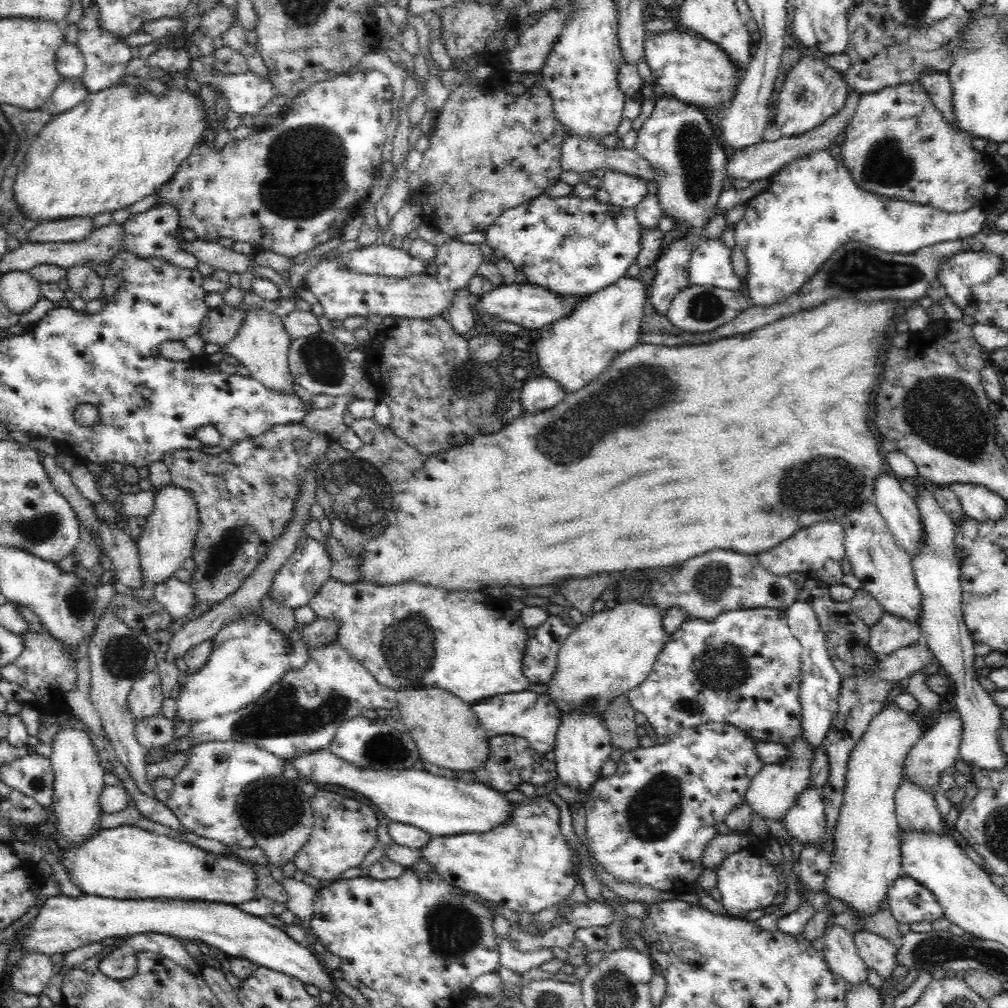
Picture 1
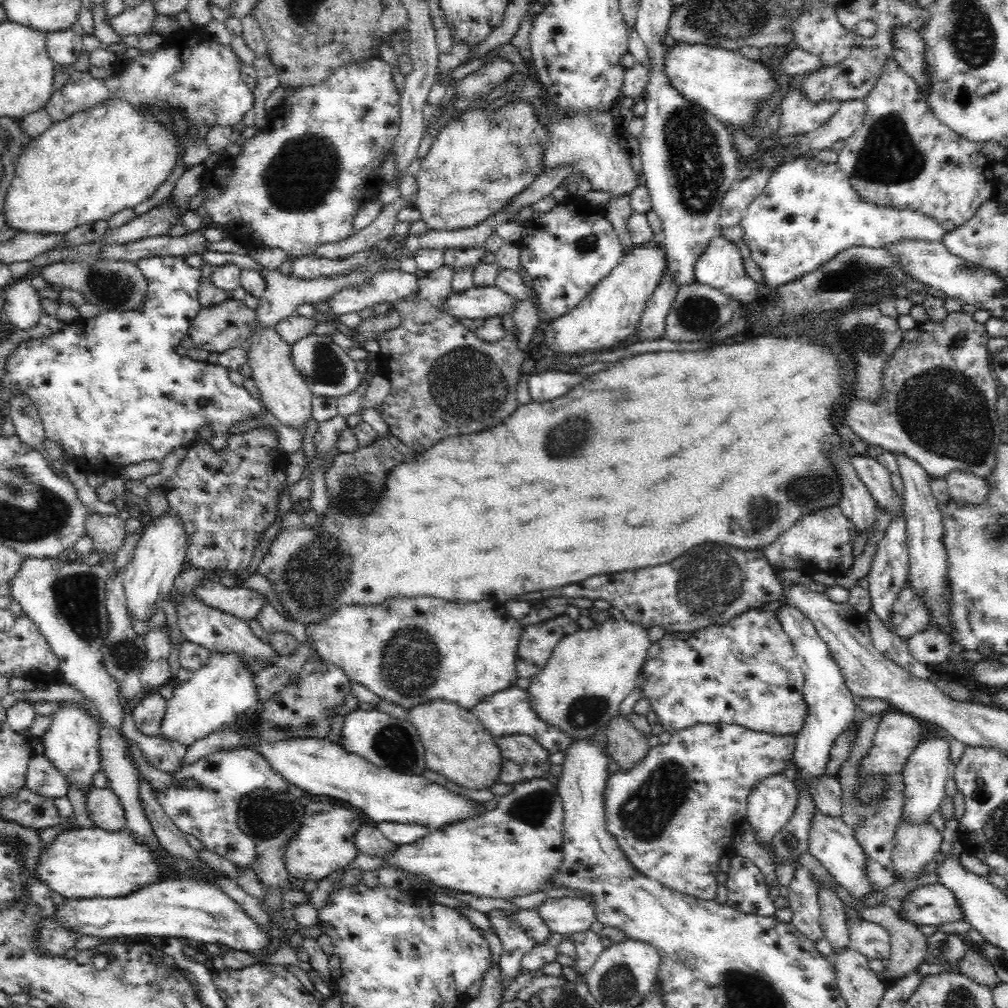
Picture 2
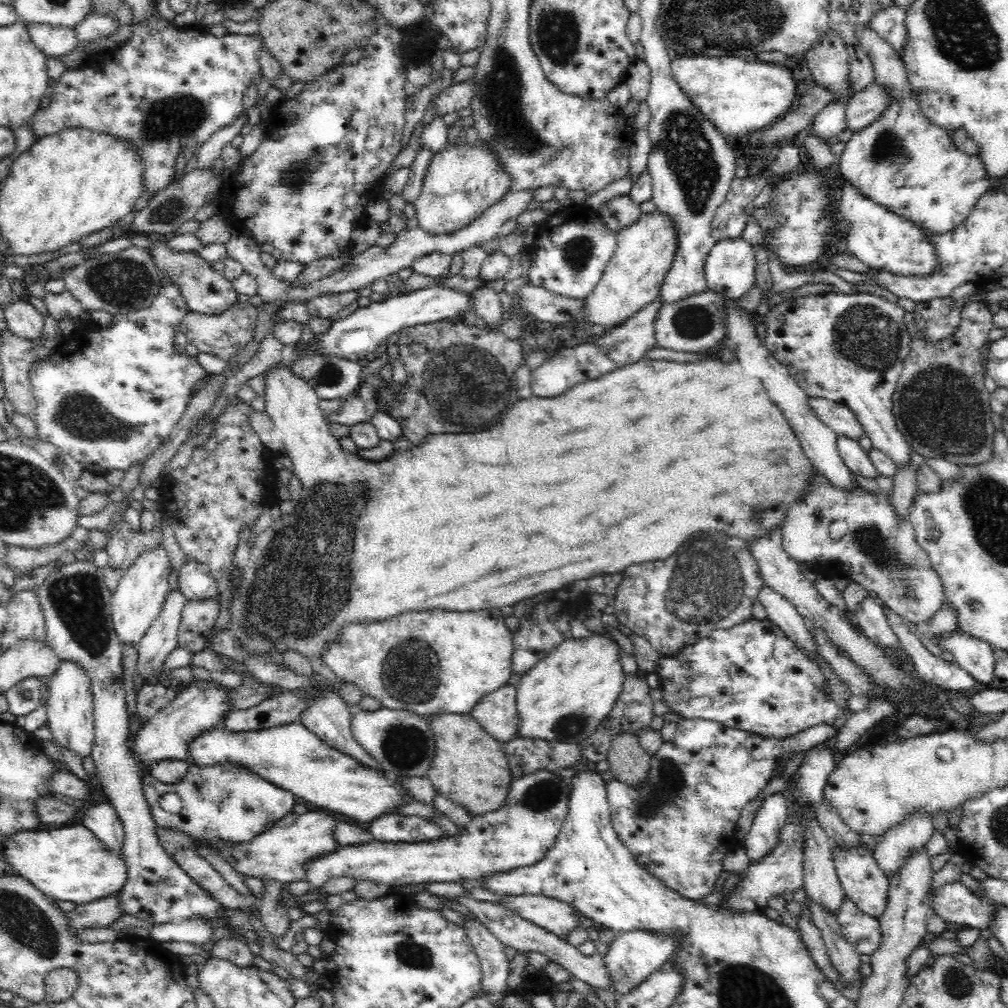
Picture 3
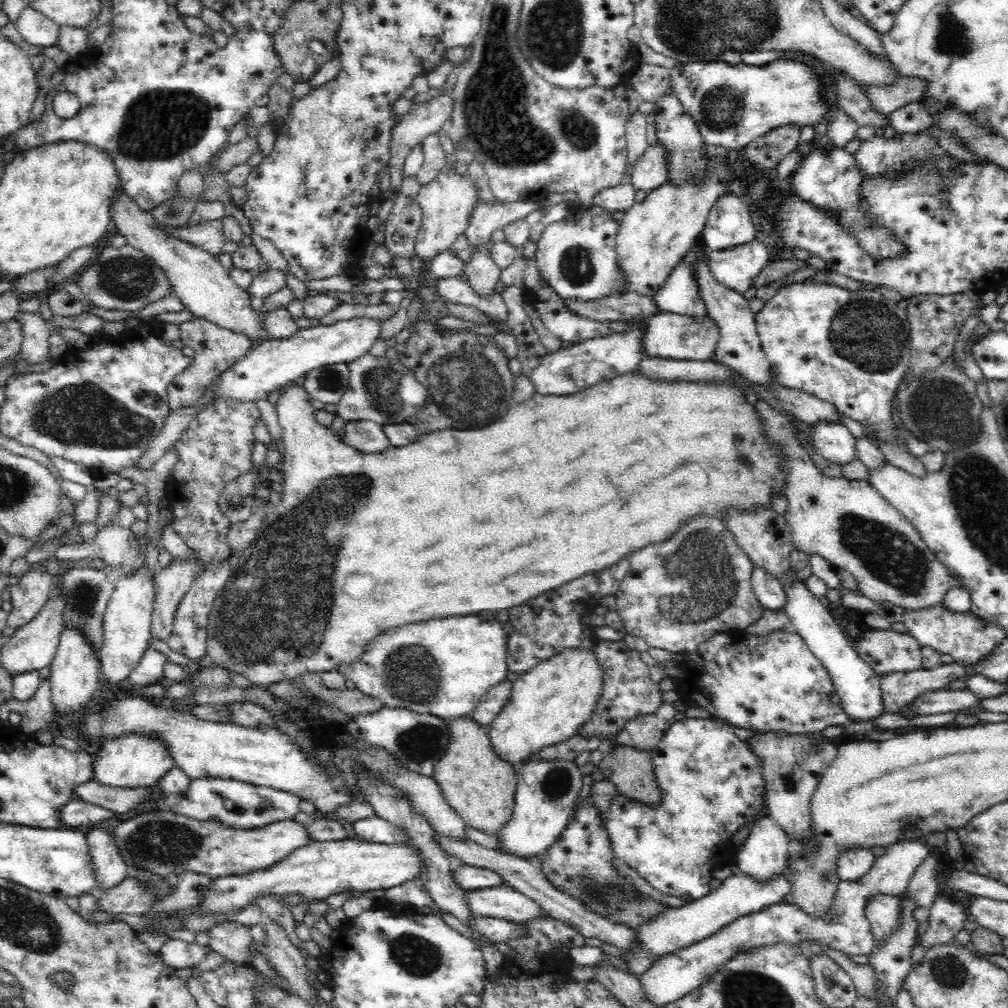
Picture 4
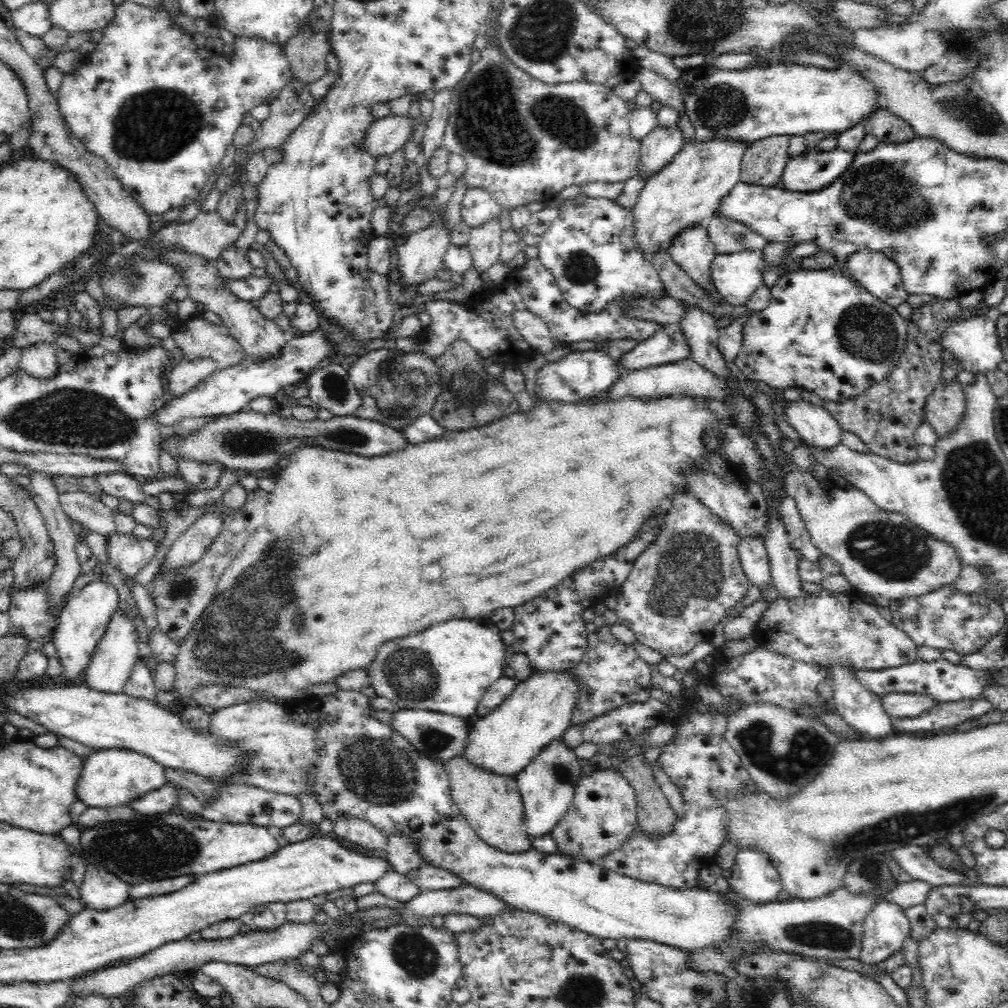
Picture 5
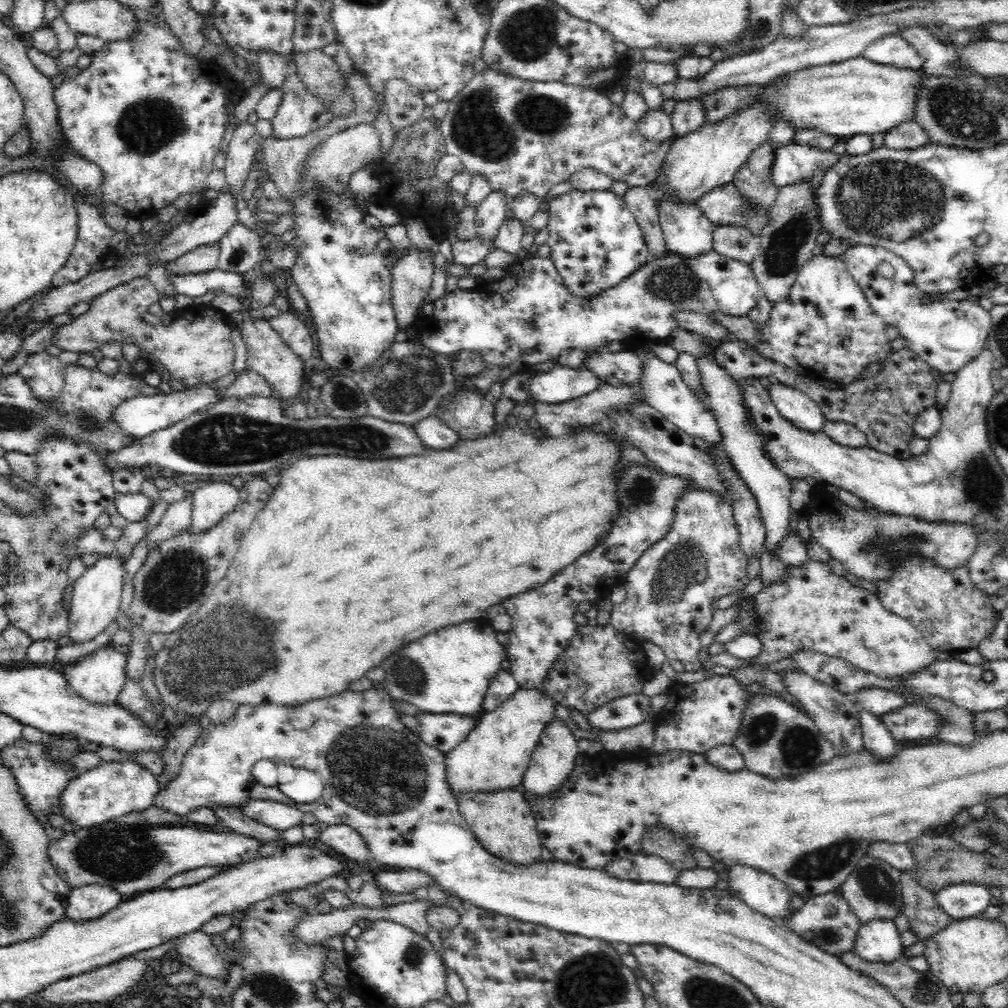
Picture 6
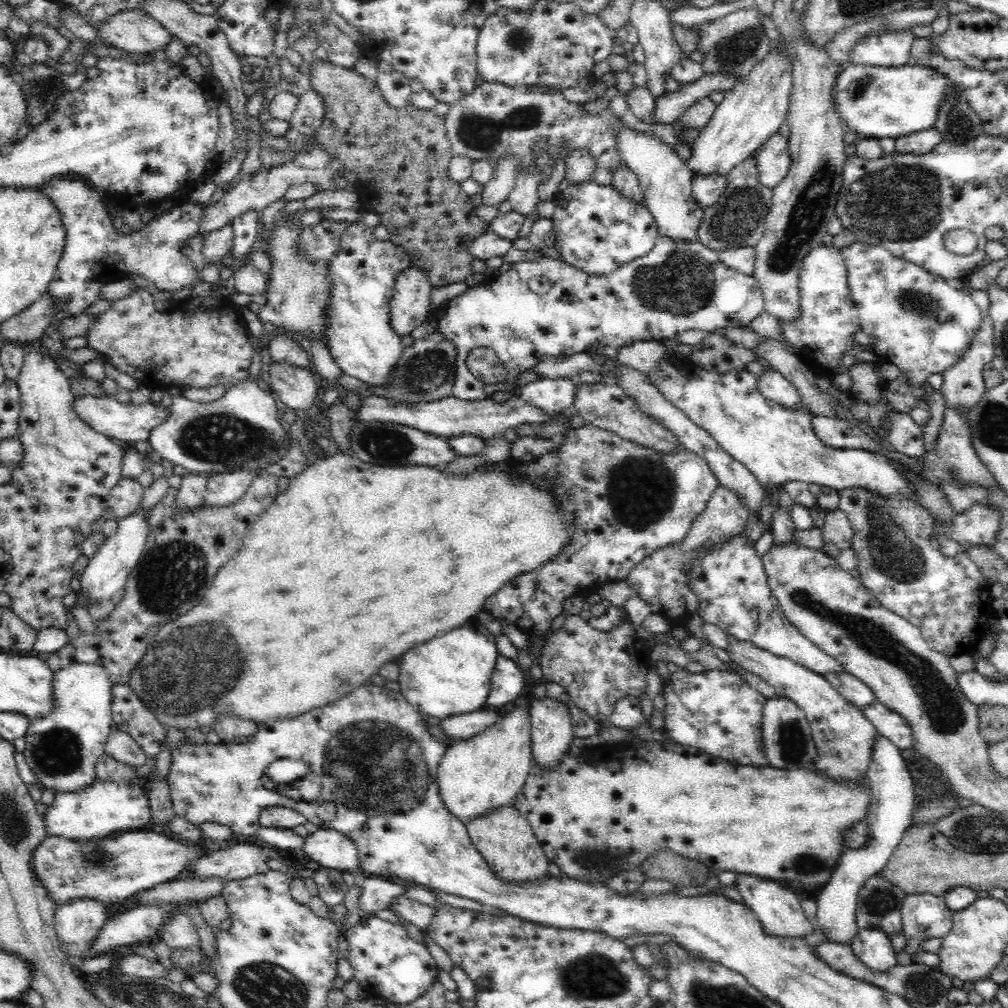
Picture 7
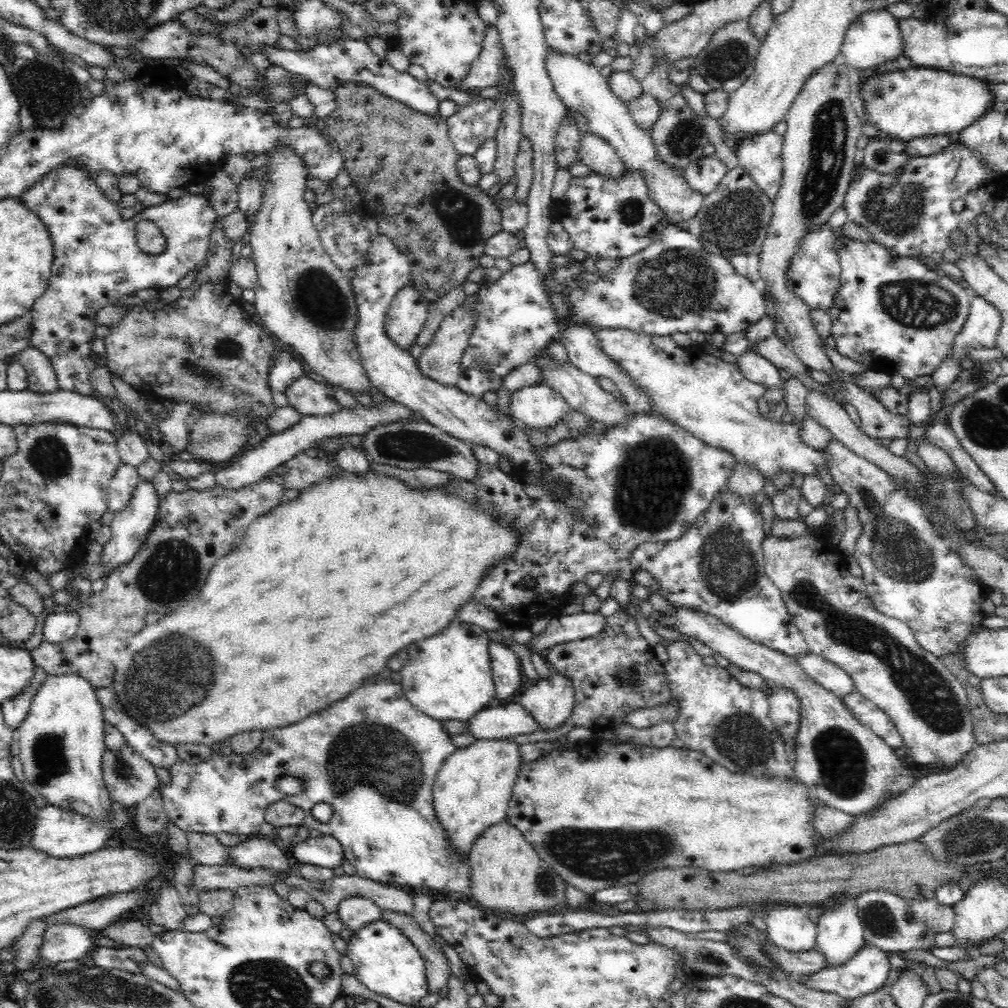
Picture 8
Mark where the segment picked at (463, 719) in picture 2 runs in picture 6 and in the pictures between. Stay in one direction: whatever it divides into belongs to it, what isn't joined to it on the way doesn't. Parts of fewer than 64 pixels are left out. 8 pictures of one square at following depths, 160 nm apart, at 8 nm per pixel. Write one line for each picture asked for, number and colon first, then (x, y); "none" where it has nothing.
3: (469, 768)
4: (479, 786)
5: (491, 803)
6: (502, 821)

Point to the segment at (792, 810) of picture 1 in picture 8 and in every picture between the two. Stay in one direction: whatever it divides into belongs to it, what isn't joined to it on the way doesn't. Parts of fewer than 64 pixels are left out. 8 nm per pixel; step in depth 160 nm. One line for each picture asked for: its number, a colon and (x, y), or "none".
2: (830, 840)
3: (863, 882)
4: (884, 912)
5: (885, 929)
6: (879, 942)
7: (873, 948)
8: (866, 972)

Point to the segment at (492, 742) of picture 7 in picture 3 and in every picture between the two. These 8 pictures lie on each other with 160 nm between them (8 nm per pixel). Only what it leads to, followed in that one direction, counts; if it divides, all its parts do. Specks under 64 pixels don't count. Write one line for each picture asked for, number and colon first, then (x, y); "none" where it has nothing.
3: (565, 697)
4: (547, 705)
5: (538, 710)
6: (494, 756)

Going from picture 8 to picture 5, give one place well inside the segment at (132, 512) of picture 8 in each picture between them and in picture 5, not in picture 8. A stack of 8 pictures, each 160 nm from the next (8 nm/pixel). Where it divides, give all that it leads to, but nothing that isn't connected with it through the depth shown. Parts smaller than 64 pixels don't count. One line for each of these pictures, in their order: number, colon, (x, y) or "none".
5: (83, 621)
6: (96, 595)
7: (105, 574)

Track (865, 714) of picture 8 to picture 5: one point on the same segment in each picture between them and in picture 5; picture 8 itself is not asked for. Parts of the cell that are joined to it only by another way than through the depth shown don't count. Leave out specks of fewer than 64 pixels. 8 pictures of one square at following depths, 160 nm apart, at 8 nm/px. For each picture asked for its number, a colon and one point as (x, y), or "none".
5: (947, 715)
6: (909, 722)
7: (889, 724)

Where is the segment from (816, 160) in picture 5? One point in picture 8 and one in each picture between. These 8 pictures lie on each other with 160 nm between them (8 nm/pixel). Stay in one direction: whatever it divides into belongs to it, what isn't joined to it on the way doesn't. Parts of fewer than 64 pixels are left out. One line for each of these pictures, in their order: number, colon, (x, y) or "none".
6: (793, 162)
7: (772, 159)
8: (760, 154)

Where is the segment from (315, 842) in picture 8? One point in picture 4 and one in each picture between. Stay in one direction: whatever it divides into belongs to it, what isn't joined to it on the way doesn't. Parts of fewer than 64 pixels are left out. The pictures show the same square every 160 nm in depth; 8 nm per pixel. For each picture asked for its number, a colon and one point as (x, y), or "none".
4: (374, 829)
5: (353, 831)
6: (346, 843)
7: (329, 848)

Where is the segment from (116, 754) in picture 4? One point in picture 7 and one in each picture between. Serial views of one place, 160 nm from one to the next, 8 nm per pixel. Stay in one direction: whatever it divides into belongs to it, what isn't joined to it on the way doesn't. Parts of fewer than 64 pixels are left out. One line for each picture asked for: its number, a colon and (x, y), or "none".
5: (114, 777)
6: (103, 794)
7: (105, 807)

